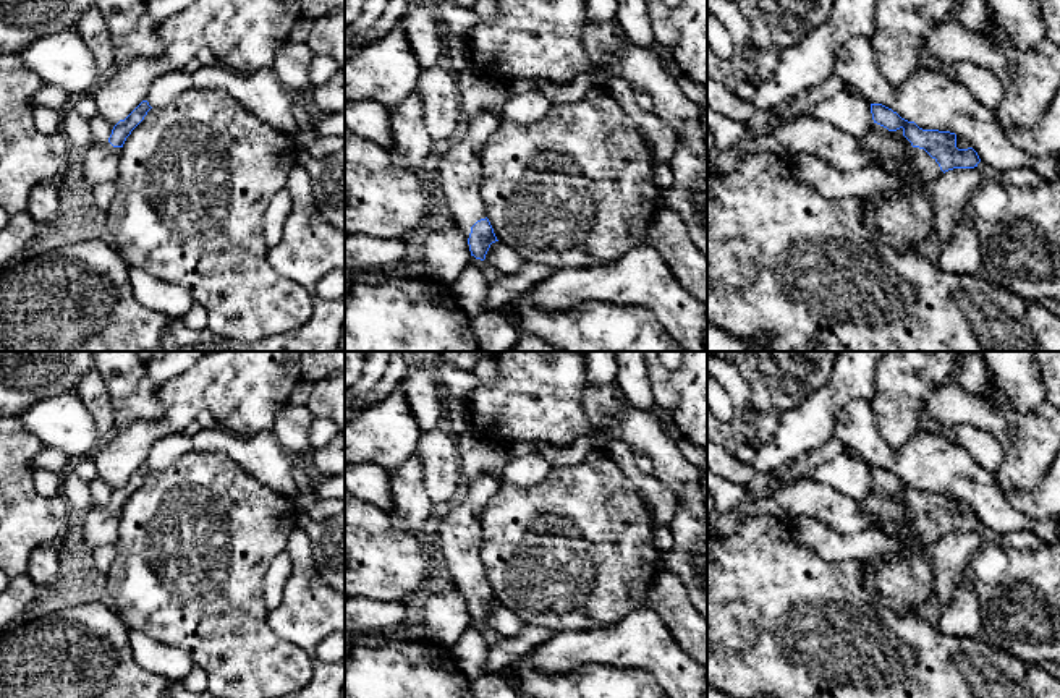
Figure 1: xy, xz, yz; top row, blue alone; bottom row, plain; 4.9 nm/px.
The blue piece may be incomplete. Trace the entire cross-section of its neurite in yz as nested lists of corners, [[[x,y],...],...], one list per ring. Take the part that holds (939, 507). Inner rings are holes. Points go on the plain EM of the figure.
[[[871,466],[874,486],[888,494],[903,492],[909,525],[882,521],[880,531],[895,539],[914,539],[931,544],[953,531],[974,531],[981,525],[973,510],[958,512],[956,497],[939,492],[922,492],[914,484],[901,481],[882,466]]]

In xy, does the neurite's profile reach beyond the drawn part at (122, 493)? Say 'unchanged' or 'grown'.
grown

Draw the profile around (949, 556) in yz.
[[[953,531],[924,546],[924,557],[932,565],[934,593],[940,606],[948,606],[961,583],[969,557],[982,544],[974,531]]]

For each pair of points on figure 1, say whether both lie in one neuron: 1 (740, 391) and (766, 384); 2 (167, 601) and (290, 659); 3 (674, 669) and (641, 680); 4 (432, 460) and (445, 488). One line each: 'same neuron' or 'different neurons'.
1: different neurons
2: same neuron
3: different neurons
4: same neuron

